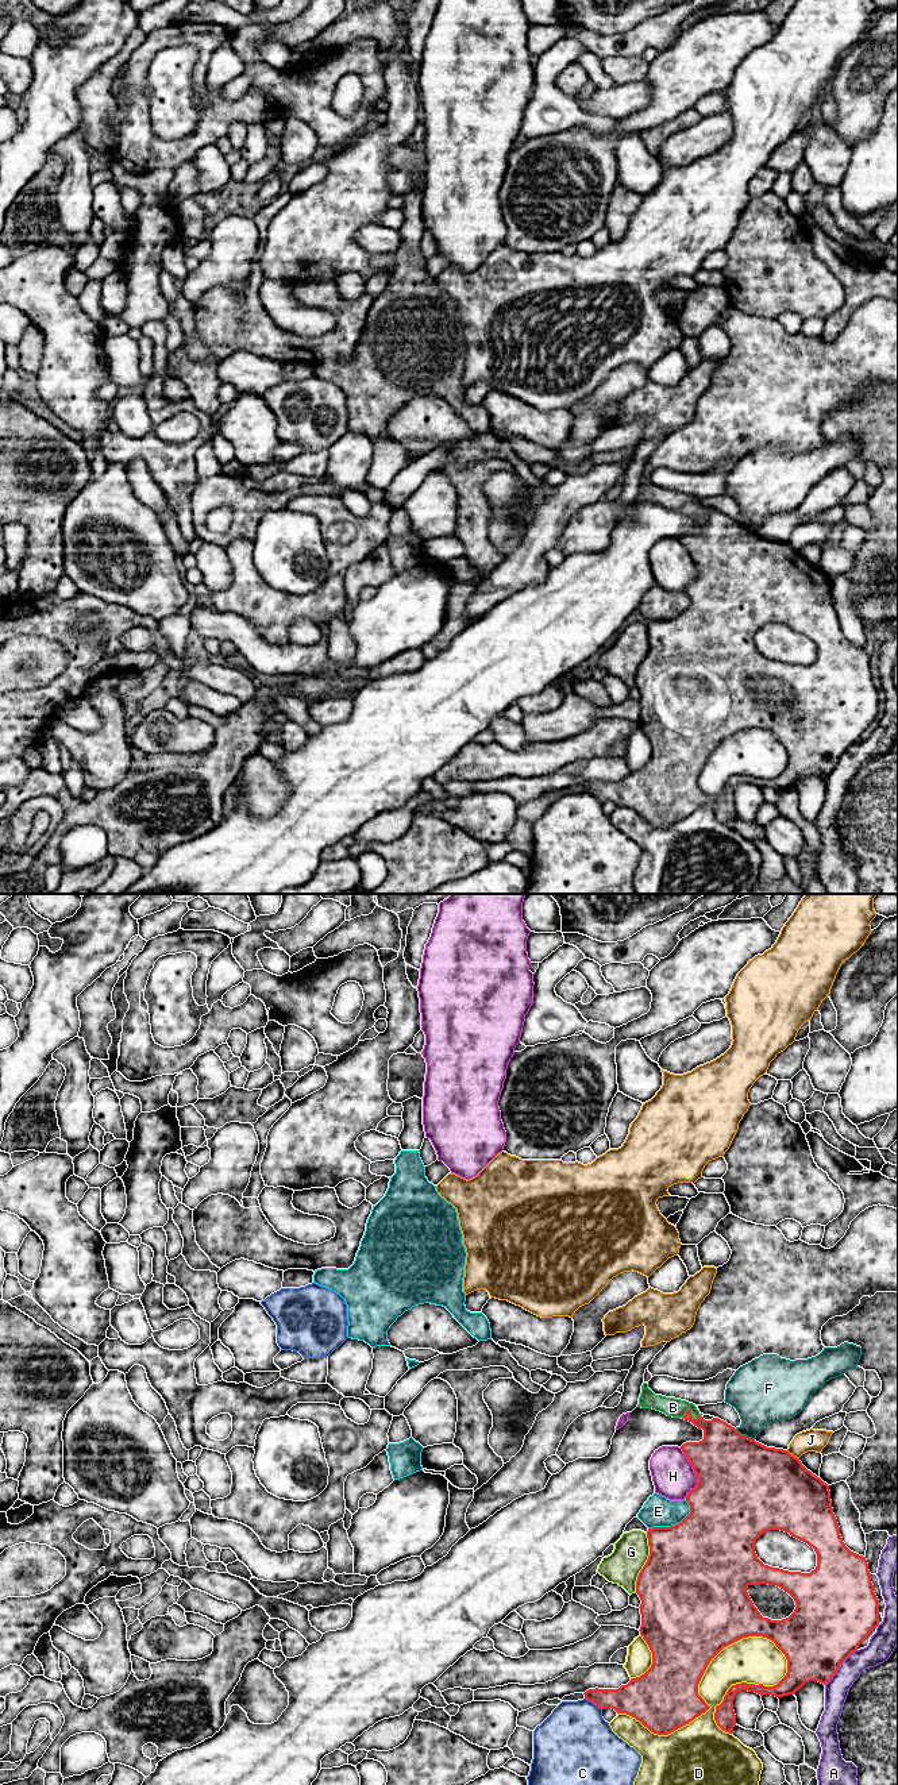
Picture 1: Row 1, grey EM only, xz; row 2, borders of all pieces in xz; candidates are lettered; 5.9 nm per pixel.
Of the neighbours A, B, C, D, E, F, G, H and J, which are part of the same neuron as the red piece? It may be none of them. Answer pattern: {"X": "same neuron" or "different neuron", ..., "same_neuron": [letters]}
{"A": "different neuron", "B": "same neuron", "C": "different neuron", "D": "different neuron", "E": "different neuron", "F": "different neuron", "G": "different neuron", "H": "different neuron", "J": "different neuron", "same_neuron": ["B"]}

